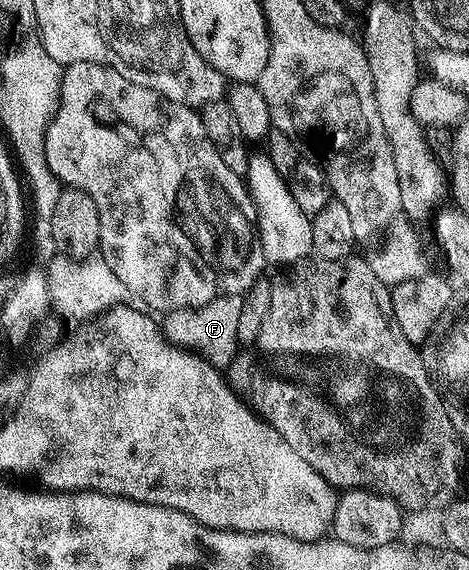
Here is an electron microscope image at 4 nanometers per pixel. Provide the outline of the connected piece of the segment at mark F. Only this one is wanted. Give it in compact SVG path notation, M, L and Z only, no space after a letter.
M215 296L205 306L182 308L166 313L161 327L167 343L186 349L207 360L215 368L226 370L231 367L236 352L240 351L241 341L237 338L237 321L241 318L243 296Z

